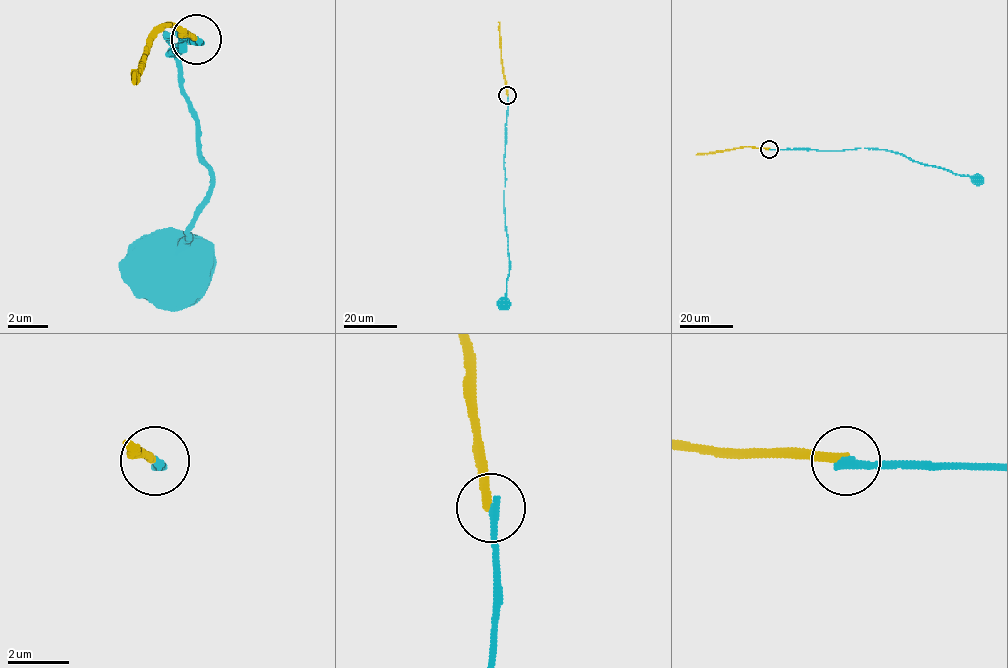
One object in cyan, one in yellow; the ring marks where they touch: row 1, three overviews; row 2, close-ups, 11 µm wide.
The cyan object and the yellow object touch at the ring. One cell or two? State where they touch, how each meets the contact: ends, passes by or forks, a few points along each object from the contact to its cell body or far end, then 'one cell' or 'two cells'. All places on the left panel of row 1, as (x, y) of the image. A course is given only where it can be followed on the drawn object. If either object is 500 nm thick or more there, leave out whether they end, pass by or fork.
place (196, 39); cyan ends; yellow ends; course cyan (195, 40), (180, 40), (170, 55), (180, 45), (165, 35), (210, 186), (175, 291), (175, 276); course yellow (195, 40), (165, 25), (145, 45), (140, 75), (130, 80); two cells

